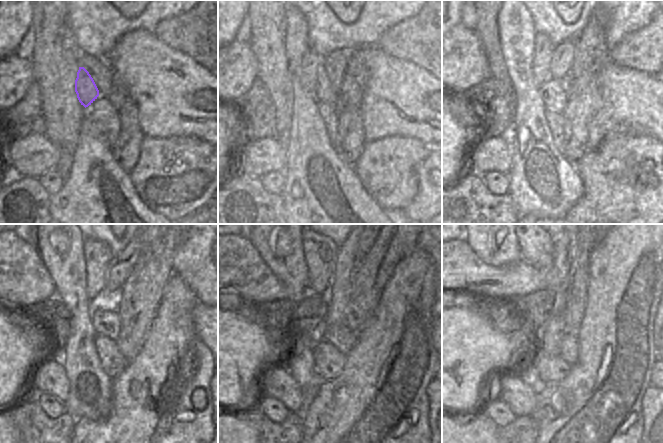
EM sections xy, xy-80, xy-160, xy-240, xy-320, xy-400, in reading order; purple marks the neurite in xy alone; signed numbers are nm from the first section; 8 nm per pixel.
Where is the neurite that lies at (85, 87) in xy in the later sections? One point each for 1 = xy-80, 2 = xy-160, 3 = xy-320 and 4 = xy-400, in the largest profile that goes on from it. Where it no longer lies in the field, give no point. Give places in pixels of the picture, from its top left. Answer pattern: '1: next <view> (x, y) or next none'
1: next xy-80 (311, 62)
2: next xy-160 (544, 48)
3: next xy-320 (320, 252)
4: next xy-400 (536, 246)

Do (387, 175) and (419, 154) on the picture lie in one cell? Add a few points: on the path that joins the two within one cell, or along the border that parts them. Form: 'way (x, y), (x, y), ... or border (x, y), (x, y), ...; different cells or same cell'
way (395, 167), (408, 154), (411, 154); same cell

